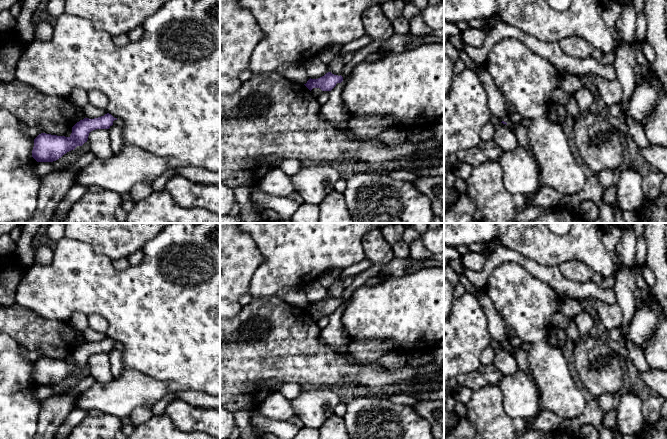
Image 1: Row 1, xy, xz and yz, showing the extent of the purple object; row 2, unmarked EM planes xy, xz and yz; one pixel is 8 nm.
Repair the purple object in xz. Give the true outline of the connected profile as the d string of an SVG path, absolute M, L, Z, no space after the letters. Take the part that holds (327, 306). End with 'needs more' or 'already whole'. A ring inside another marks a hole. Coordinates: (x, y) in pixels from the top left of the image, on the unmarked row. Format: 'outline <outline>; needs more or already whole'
outline M374 264L371 268L357 274L355 280L350 286L346 286L344 293L340 299L334 299L331 296L327 296L324 300L318 303L309 303L306 308L304 308L310 315L313 312L320 312L322 315L331 315L337 308L341 306L351 297L353 291L365 285L366 281L370 278L378 276L379 271L386 264Z; needs more

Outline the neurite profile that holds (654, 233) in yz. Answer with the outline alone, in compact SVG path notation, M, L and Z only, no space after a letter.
M644 223L644 237L647 246L646 265L652 270L656 279L652 291L667 316L666 224L667 223Z

